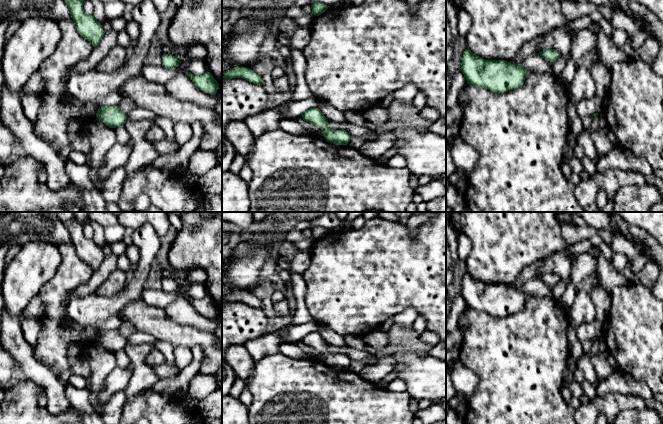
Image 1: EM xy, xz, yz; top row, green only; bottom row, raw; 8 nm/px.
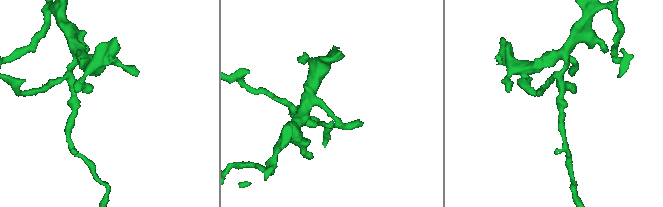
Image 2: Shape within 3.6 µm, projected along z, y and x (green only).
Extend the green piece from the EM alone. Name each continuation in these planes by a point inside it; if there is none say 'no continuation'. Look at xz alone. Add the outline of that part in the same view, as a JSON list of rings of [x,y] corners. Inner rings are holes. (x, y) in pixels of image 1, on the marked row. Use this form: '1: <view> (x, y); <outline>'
no continuation

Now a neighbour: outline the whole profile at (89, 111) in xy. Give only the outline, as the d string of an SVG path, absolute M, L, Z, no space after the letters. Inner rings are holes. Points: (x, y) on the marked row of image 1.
M85 103L82 108L82 115L87 119L93 119L98 111L99 107L93 103Z

